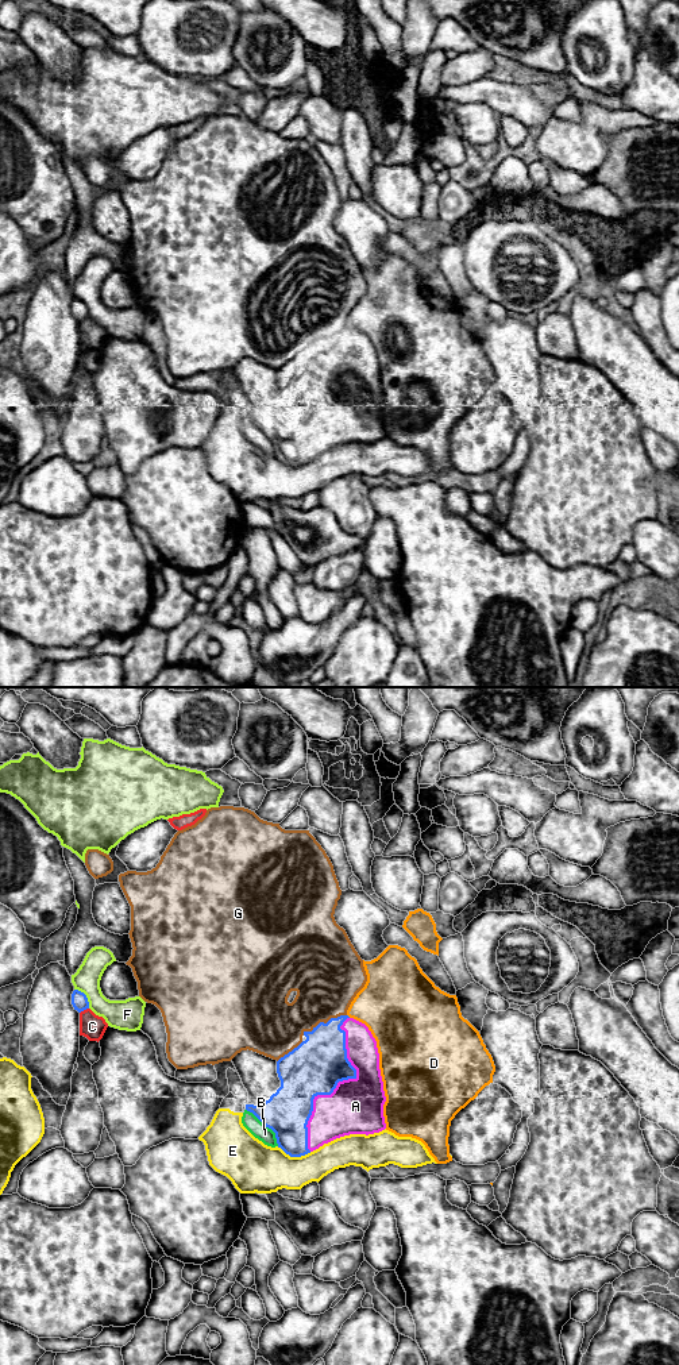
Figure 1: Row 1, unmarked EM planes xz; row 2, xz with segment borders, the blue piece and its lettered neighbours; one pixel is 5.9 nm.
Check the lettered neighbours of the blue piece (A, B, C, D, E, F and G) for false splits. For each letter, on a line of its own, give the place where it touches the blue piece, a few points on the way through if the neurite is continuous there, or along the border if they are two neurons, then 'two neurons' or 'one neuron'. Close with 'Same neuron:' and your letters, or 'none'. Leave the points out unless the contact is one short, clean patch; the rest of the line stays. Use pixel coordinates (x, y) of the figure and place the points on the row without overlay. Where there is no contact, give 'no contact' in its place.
A: xz (336, 393) | one neuron
B: xz (266, 435) | two neurons
C: xz (84, 317) | two neurons
D: no contact | two neurons
E: xz (294, 465) | two neurons
F: xz (85, 305) | along xz (74, 297), (85, 304), (89, 316) | two neurons
G: xz (323, 331) | two neurons
Same neuron: A

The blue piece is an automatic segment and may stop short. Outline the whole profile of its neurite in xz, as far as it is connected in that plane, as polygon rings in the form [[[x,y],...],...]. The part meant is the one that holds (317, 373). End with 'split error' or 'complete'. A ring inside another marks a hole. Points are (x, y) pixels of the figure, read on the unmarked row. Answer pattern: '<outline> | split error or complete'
[[[348,324],[320,331],[297,356],[277,370],[281,396],[261,414],[246,413],[275,441],[278,456],[290,466],[305,464],[324,452],[350,443],[386,437],[386,410],[377,350],[369,336]]] | split error

